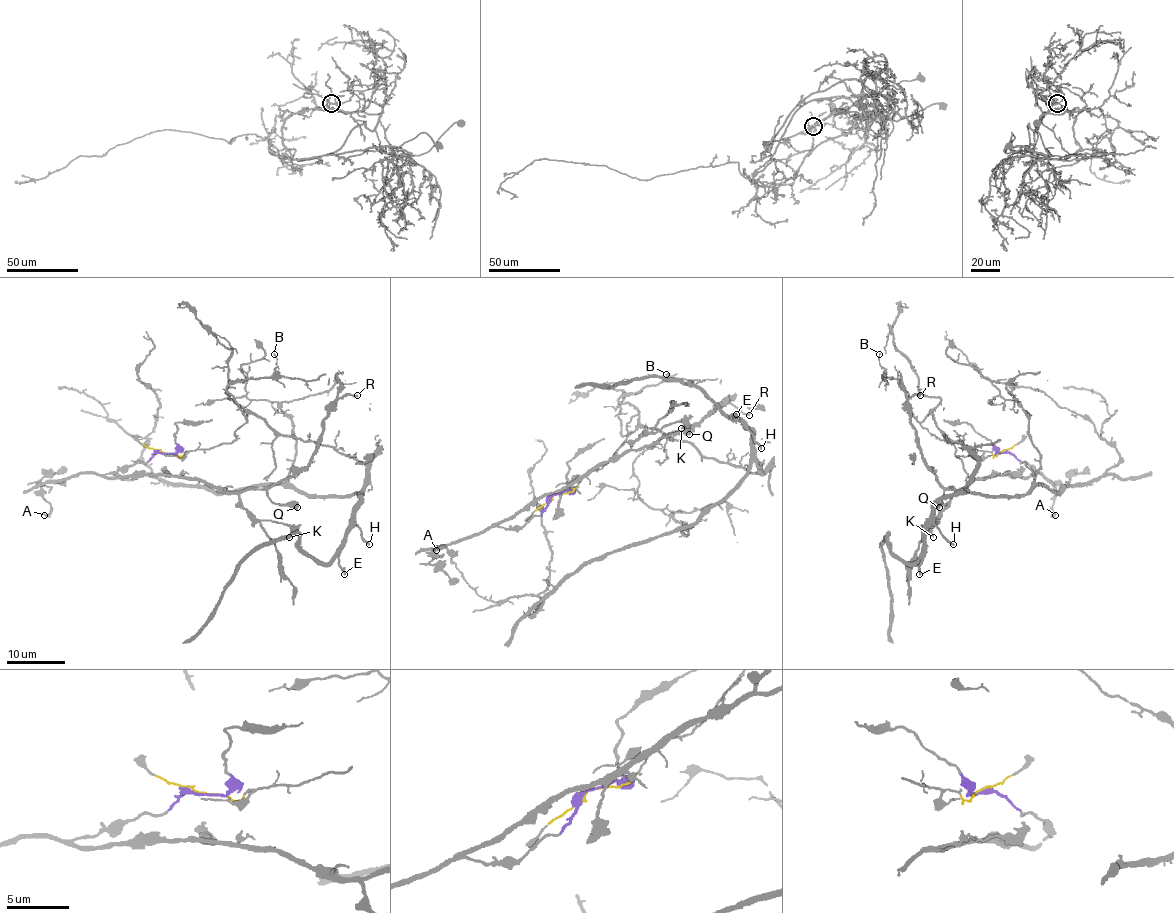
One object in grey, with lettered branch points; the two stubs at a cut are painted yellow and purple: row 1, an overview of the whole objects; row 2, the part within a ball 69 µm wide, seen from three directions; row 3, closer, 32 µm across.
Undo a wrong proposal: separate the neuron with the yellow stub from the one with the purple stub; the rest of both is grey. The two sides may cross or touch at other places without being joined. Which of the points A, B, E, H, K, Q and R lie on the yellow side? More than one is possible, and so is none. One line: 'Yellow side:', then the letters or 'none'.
Yellow side: B, E, H

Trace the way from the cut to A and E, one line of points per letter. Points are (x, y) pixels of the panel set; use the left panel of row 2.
A: (160, 453), (115, 471), (80, 473), (40, 485), (37, 492), (50, 506), (44, 515)
E: (162, 453), (179, 455), (233, 441), (254, 413), (280, 434), (361, 461), (363, 499), (338, 557), (344, 575)

